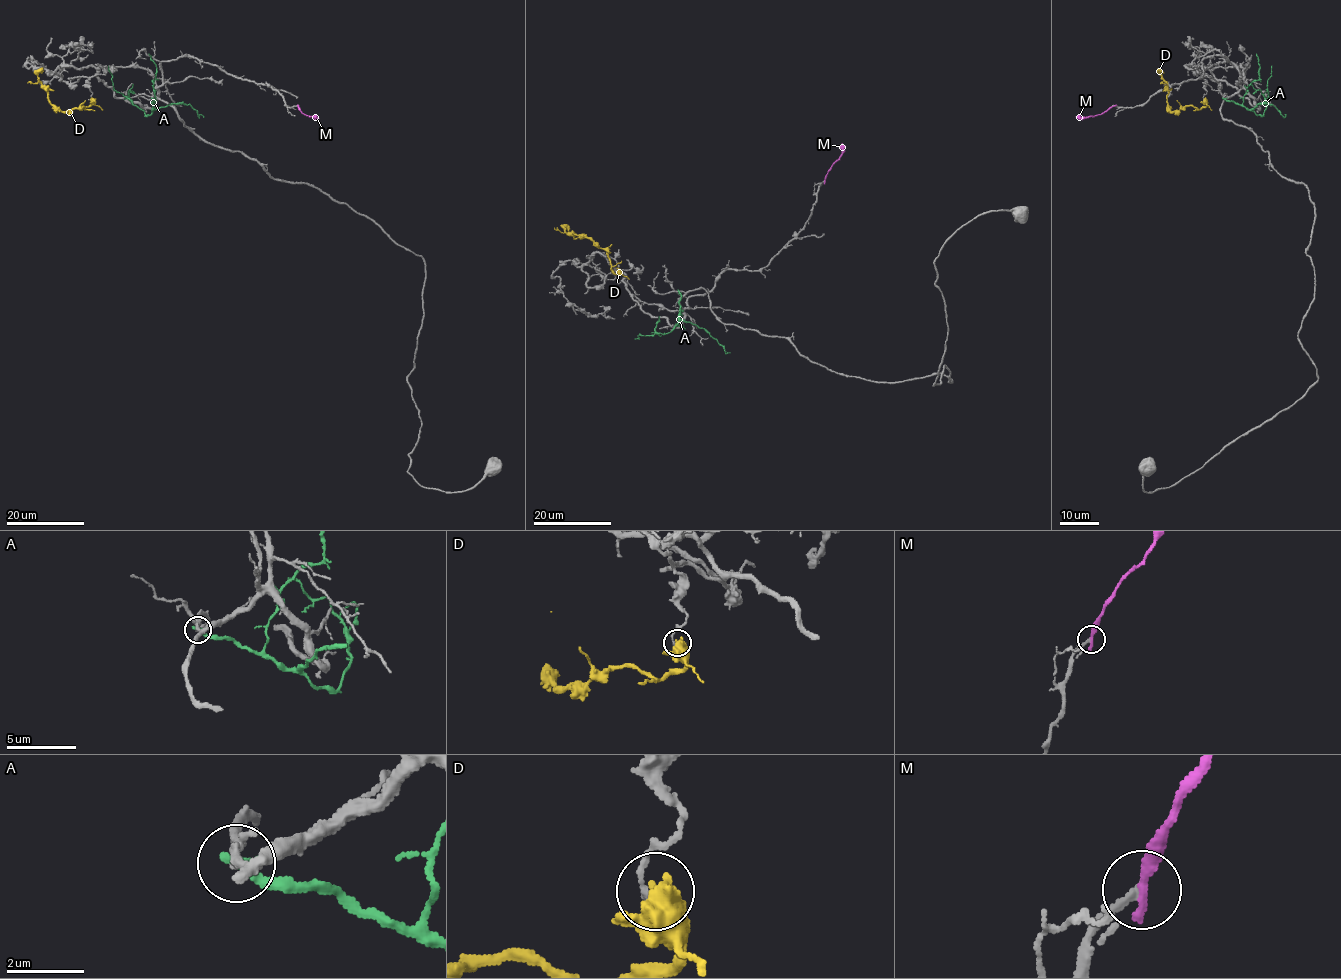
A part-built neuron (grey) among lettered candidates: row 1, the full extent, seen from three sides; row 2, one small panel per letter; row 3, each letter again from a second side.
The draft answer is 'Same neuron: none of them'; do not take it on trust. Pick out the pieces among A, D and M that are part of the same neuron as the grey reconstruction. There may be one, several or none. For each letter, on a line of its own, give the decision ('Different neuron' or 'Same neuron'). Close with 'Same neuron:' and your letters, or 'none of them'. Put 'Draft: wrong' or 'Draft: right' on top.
Draft: right
A: Different neuron
D: Different neuron
M: Different neuron
Same neuron: none of them

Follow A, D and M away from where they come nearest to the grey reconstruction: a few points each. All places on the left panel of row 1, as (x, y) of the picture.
A: (152, 99), (153, 110), (146, 115), (113, 88), (108, 66)
D: (90, 99), (91, 104), (84, 108), (58, 110), (38, 78), (43, 68)
M: (298, 105), (304, 114), (315, 116)

